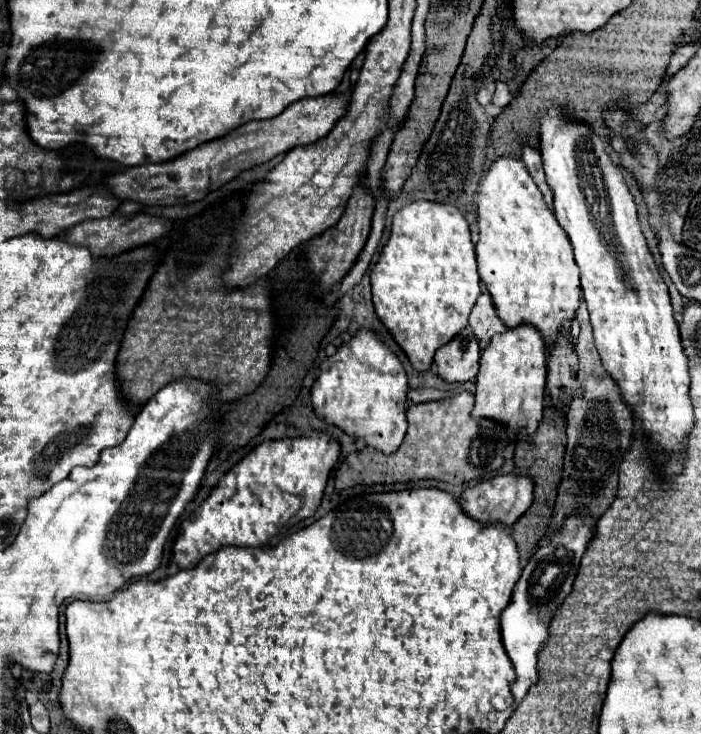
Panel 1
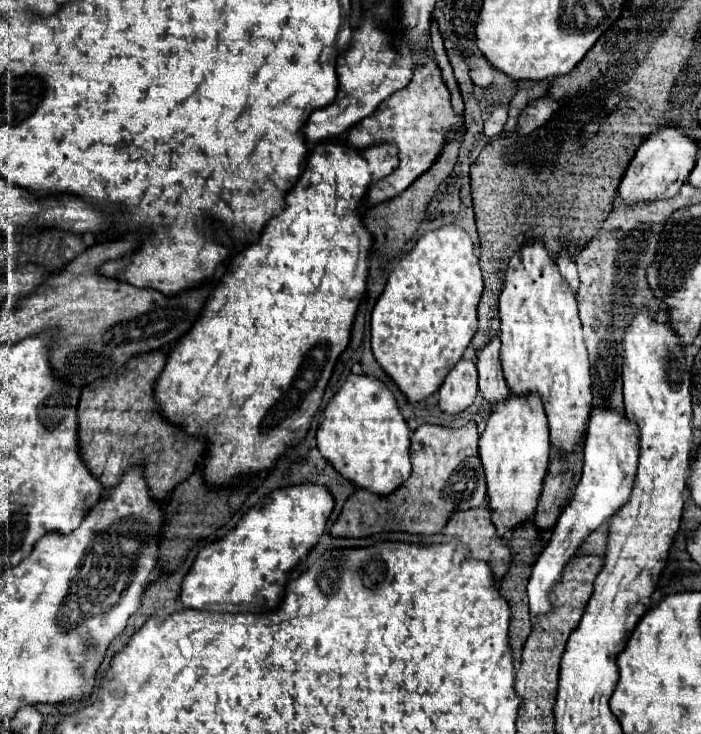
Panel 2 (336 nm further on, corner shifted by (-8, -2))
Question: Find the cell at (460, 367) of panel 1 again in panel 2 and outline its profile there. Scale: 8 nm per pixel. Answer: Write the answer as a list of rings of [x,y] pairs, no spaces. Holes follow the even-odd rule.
[[[461,359],[447,375],[439,389],[439,409],[455,415],[473,405],[477,397],[477,369],[469,359]]]

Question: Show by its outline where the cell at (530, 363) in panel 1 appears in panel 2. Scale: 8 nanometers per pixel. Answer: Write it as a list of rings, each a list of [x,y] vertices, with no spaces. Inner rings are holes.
[[[511,395],[505,403],[497,403],[479,439],[479,459],[487,481],[487,505],[499,537],[533,521],[549,457],[549,427],[541,399],[537,395],[527,395],[525,399]]]

